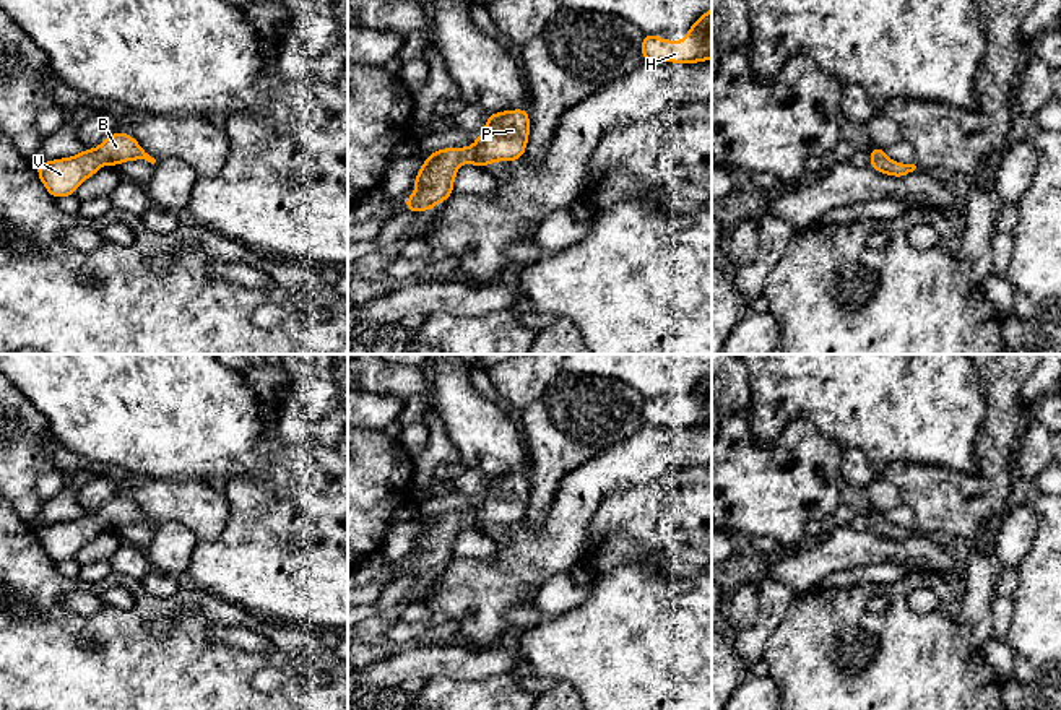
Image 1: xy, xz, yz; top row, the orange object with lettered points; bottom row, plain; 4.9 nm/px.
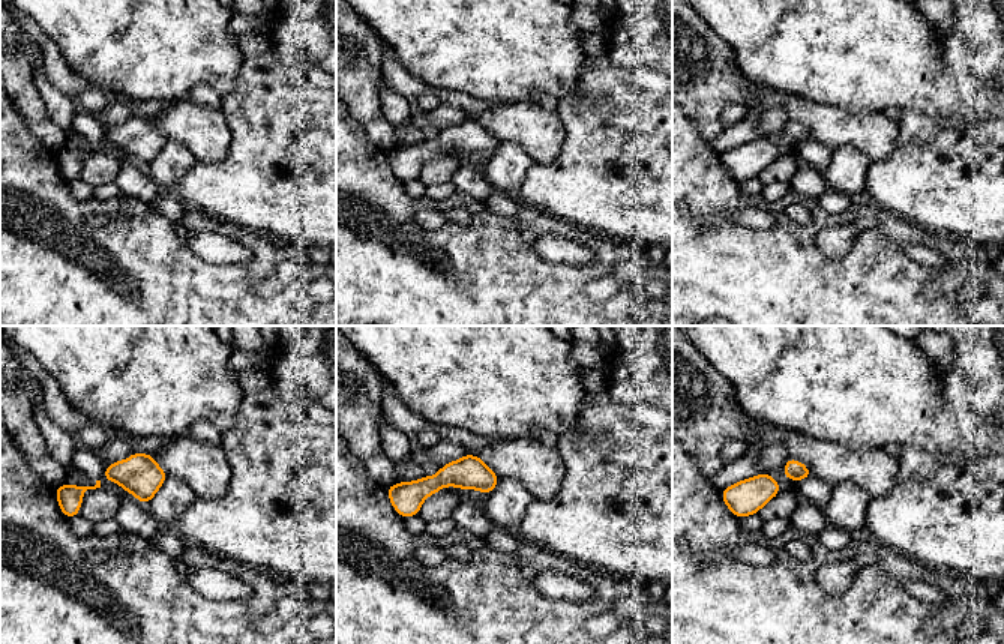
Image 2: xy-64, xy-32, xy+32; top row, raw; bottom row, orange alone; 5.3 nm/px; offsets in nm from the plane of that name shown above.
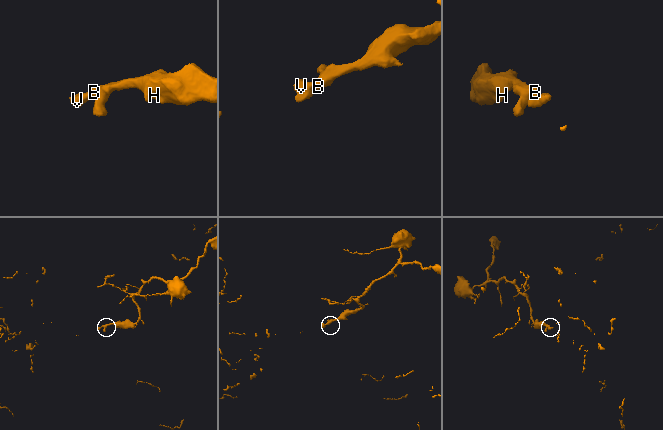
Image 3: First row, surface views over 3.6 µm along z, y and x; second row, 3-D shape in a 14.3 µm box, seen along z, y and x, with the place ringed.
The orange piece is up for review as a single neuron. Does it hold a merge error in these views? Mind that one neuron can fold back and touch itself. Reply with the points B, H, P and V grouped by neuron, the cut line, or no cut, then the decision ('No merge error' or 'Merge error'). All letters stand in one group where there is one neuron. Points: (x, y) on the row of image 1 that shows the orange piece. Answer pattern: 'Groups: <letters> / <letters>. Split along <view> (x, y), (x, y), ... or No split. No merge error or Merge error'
Groups: B H P V. No split. No merge error

